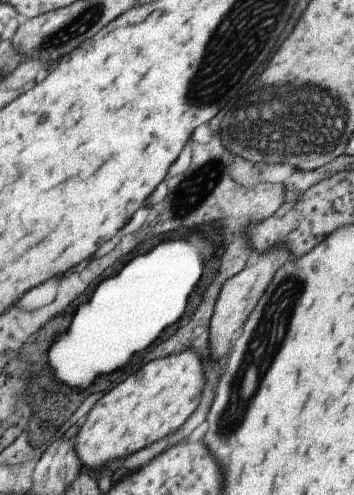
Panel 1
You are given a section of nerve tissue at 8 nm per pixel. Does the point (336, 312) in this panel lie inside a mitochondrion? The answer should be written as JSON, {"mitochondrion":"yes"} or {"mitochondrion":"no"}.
{"mitochondrion":"no"}

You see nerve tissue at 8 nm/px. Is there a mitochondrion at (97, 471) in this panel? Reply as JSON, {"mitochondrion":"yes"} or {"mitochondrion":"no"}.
{"mitochondrion":"no"}

